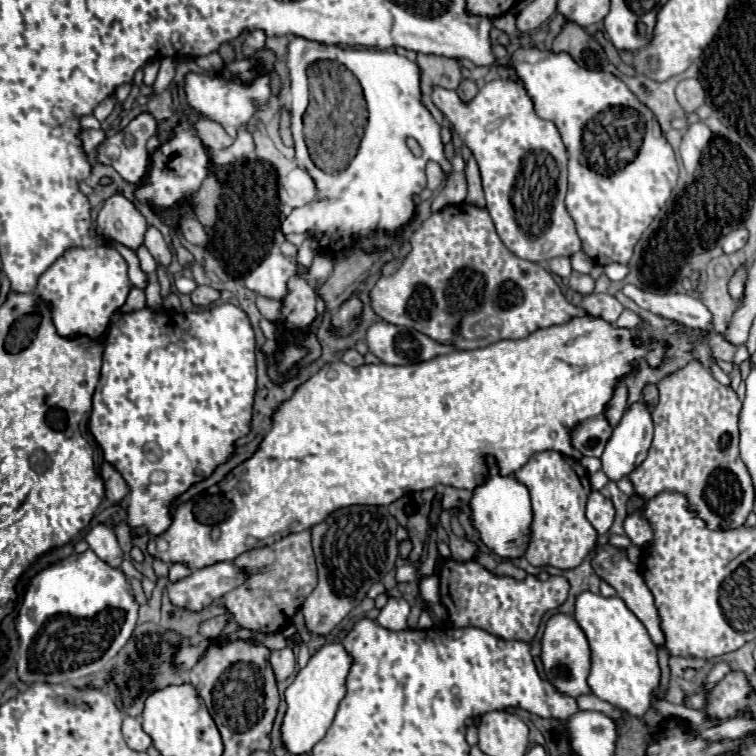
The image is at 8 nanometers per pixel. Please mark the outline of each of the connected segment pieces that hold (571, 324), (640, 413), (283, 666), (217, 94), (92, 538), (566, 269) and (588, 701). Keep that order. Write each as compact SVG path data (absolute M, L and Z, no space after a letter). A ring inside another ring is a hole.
M582 316L582 318L568 320L566 324L560 324L560 326L536 330L530 336L520 338L520 340L500 340L496 344L490 344L490 346L478 348L478 350L462 350L462 352L454 350L450 354L436 356L428 362L418 362L418 364L406 364L406 366L364 364L360 368L352 368L344 362L326 364L318 370L318 374L314 374L308 382L304 382L288 402L284 402L276 410L274 426L264 436L260 450L250 460L246 460L242 466L232 470L232 474L222 484L218 484L214 492L208 490L200 498L190 500L186 504L180 504L172 514L172 526L148 544L148 552L154 554L156 558L164 560L164 562L172 560L172 562L184 562L190 568L204 568L204 566L210 566L214 562L230 562L236 556L240 556L252 548L270 546L270 544L278 542L280 538L284 538L292 532L308 530L308 528L316 526L318 522L322 522L330 512L344 508L344 506L352 506L352 504L388 506L408 492L434 488L436 484L444 484L444 486L452 486L452 488L464 488L464 490L472 492L474 488L478 488L486 482L484 456L496 458L496 466L498 466L500 476L514 474L516 470L520 470L528 462L530 456L544 452L544 450L556 450L556 452L562 452L566 456L580 460L582 454L572 446L570 432L574 428L578 428L578 424L582 424L582 420L590 420L590 418L604 414L608 402L614 396L614 388L618 386L618 382L624 380L626 374L634 372L634 364L632 364L634 360L648 362L650 368L658 368L666 360L666 350L668 350L666 342L660 342L654 338L642 338L642 334L638 330L612 326L610 322L602 320L600 316ZM636 338L640 338L640 344L634 342Z
M632 404L614 428L610 442L602 454L602 470L612 480L630 476L648 456L652 442L652 418L646 404Z
M286 646L282 650L274 650L272 652L270 664L274 668L276 680L286 680L296 670L296 656L292 654L292 648Z
M188 74L186 76L186 100L188 100L188 108L178 104L178 110L188 114L190 108L198 110L202 116L216 120L218 124L224 126L224 130L230 136L236 136L238 128L244 128L246 122L250 120L250 116L254 114L254 102L258 100L258 104L266 104L268 96L270 96L270 86L268 86L268 76L260 76L256 78L252 84L236 84L230 82L222 76L202 76L202 74Z
M96 524L88 530L86 534L86 542L90 544L90 548L102 558L106 560L110 566L118 568L122 562L122 550L118 546L116 534L106 526L106 524Z
M552 258L550 260L550 270L552 270L552 274L558 274L560 278L570 276L570 272L572 272L570 258Z
M592 693L579 696L576 701L579 710L604 712L614 720L622 717L622 711L619 708L614 708L614 706L612 706L608 702L600 700Z

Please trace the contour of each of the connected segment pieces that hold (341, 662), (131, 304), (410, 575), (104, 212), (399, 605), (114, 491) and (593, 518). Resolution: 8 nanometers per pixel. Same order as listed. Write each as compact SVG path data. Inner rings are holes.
M330 642L324 644L302 668L296 676L296 680L286 690L286 702L288 710L282 724L282 740L290 754L304 754L314 748L318 740L324 738L326 730L330 728L336 708L340 700L346 696L346 676L350 674L350 668L354 664L354 658L350 652L346 652L342 642Z
M132 288L132 290L130 290L130 294L128 294L126 304L122 306L122 312L140 310L140 308L144 308L144 306L146 306L146 296L144 296L144 292L142 292L142 290L138 290L138 288Z
M405 564L399 567L396 567L395 578L397 582L412 582L418 580L418 567Z
M116 192L104 202L96 224L100 234L118 240L134 250L142 244L148 226L136 204L130 202L122 192Z
M388 598L388 604L380 610L378 624L386 630L404 630L406 628L406 618L410 614L410 604L404 598Z
M108 462L102 464L100 476L102 476L102 480L104 480L106 500L108 500L110 504L114 504L114 506L122 504L122 500L124 500L126 494L128 494L128 486L126 486L126 482L122 480L122 476L120 476Z
M592 492L588 496L586 504L586 518L596 528L598 534L606 534L614 520L614 506L608 498L604 498L600 492Z

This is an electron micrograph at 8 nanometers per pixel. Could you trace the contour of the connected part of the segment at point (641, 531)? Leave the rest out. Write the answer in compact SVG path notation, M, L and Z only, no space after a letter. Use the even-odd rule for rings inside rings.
M642 510L626 518L624 530L626 530L626 536L630 538L632 546L642 548L642 546L648 546L652 540L652 530L650 530L650 524L642 518Z

